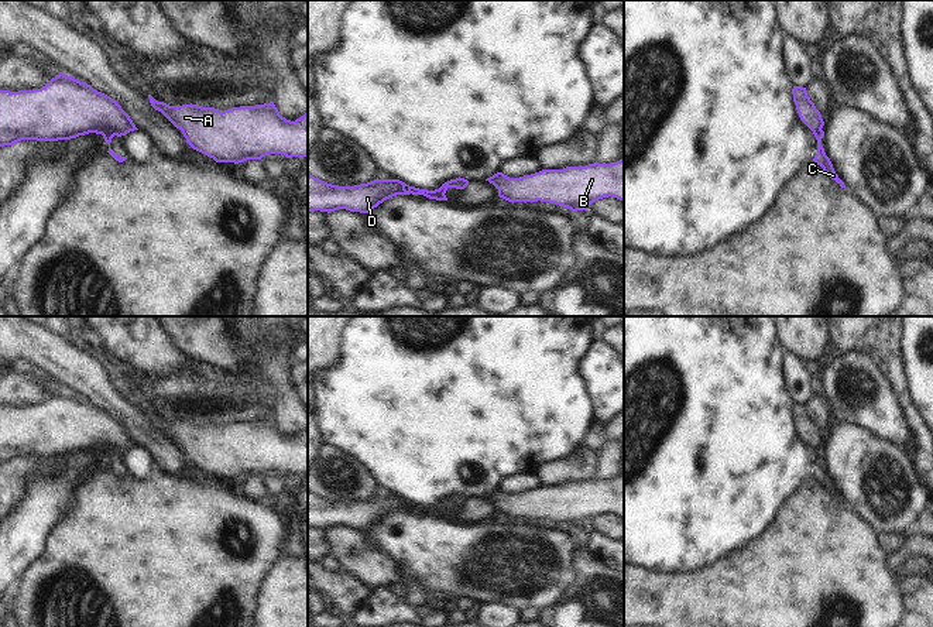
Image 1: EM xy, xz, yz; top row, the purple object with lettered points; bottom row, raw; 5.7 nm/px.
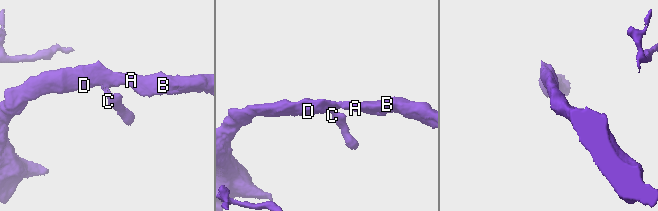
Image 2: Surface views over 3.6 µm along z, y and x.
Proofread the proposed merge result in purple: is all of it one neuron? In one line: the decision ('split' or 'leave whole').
split

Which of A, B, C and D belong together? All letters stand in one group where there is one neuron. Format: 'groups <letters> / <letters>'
groups A B D / C

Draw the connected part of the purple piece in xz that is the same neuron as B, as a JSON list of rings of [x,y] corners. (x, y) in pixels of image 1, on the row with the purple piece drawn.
[[[624,158],[610,164],[542,169],[519,178],[497,172],[486,181],[498,189],[500,198],[512,203],[541,201],[572,212],[587,210],[593,202],[608,196],[624,202]]]

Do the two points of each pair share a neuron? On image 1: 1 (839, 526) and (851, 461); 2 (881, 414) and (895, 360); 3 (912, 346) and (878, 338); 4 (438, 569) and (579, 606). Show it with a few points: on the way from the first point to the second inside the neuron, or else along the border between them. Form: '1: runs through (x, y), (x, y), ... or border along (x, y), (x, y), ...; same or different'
1: border along (844, 506), (853, 510), (870, 527); different
2: border along (870, 355), (887, 377), (902, 413); different
3: border along (901, 331), (901, 353), (906, 376); different
4: border along (578, 572), (563, 599), (539, 610); different

